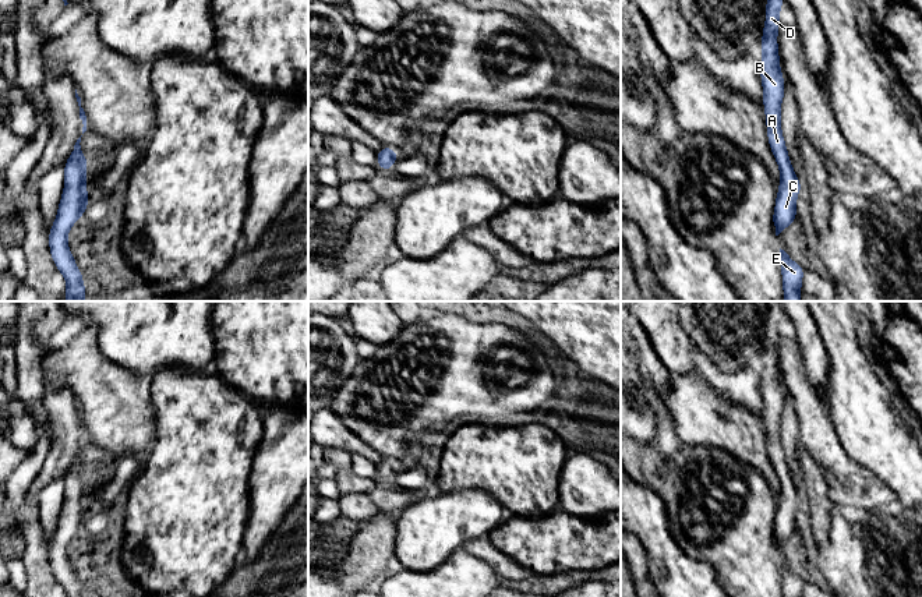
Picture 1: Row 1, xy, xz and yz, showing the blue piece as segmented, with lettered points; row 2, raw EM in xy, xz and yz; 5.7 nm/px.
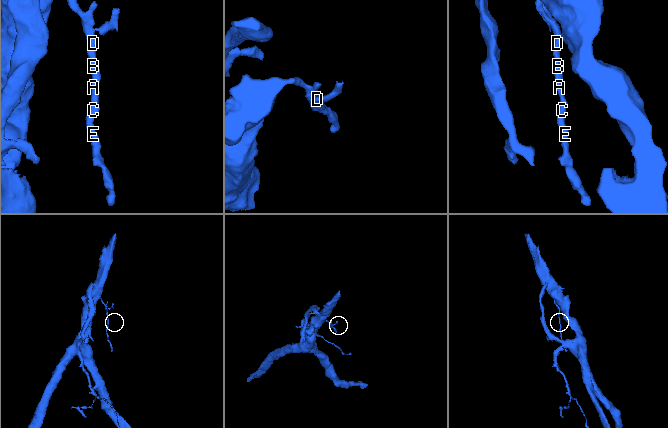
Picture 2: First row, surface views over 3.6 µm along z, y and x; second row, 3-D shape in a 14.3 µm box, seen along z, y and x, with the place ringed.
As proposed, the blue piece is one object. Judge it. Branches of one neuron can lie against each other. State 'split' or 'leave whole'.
leave whole

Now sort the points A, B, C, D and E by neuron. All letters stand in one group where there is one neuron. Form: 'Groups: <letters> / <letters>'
Groups: A B C D E

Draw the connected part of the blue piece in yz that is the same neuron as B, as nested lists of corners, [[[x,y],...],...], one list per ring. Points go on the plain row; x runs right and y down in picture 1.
[[[766,301],[766,335],[760,353],[763,363],[760,392],[763,396],[763,417],[766,425],[767,449],[771,464],[780,480],[780,501],[776,511],[773,537],[776,548],[796,531],[796,509],[802,497],[794,485],[785,453],[781,445],[781,414],[784,410],[784,389],[780,382],[777,346],[780,340],[780,321],[785,314],[781,301]]]

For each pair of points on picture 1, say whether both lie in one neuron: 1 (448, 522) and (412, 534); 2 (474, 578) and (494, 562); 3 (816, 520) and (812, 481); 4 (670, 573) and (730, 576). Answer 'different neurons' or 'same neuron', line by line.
1: same neuron
2: different neurons
3: same neuron
4: different neurons

